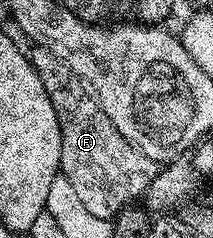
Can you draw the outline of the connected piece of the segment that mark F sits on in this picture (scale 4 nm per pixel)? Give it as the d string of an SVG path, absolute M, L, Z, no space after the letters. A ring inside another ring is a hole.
M35 48L30 51L29 57L45 86L46 95L53 104L57 122L60 124L61 160L59 169L62 177L67 178L69 184L73 184L73 189L77 192L77 197L81 199L81 204L85 204L85 208L87 211L93 212L93 216L108 220L114 219L119 211L128 209L132 203L130 201L138 194L139 197L146 195L149 184L155 179L157 173L156 162L149 160L137 148L133 148L133 144L129 144L129 140L125 140L121 136L121 132L117 132L117 128L113 128L109 116L105 116L105 112L96 102L95 95L83 85L83 81L64 62L57 60L57 56Z

